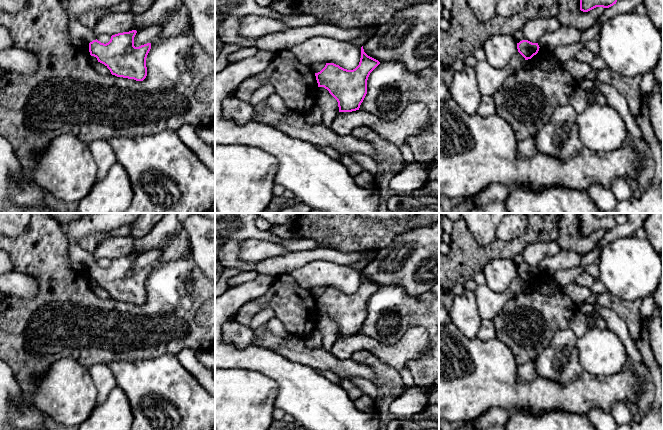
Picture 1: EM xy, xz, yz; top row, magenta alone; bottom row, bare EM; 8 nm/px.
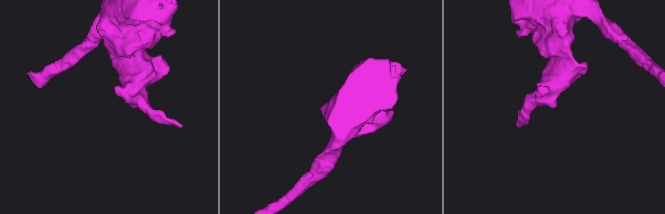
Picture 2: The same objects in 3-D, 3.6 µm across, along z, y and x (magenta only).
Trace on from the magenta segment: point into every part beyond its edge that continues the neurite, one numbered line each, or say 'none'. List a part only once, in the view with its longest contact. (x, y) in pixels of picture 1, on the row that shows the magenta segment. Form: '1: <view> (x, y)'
none

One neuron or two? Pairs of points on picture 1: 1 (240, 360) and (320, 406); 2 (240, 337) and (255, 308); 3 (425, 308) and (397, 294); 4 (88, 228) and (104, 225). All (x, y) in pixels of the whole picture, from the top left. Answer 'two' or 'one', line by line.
1: one
2: two
3: one
4: one

